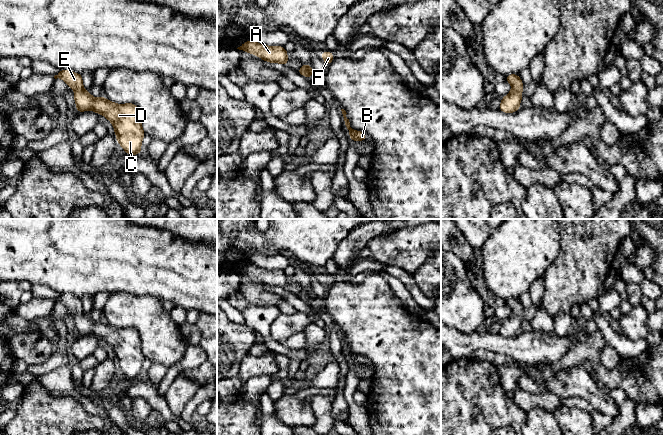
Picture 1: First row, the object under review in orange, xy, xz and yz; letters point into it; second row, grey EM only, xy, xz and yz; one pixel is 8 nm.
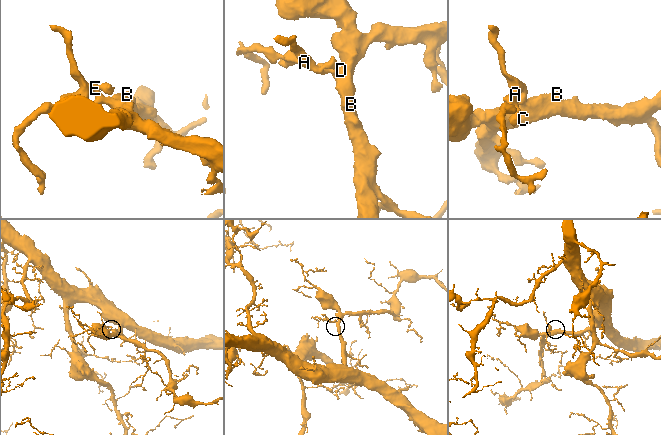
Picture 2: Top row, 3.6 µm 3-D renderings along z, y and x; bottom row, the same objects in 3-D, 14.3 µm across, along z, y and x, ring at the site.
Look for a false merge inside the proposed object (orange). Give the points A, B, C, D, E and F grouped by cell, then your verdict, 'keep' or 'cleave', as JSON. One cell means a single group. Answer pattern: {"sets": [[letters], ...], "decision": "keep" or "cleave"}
{"sets": [["A", "B", "C", "D", "E", "F"]], "decision": "keep"}

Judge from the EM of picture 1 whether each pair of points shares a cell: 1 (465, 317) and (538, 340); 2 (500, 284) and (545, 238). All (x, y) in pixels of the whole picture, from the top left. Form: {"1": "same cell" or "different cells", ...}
{"1": "different cells", "2": "same cell"}

